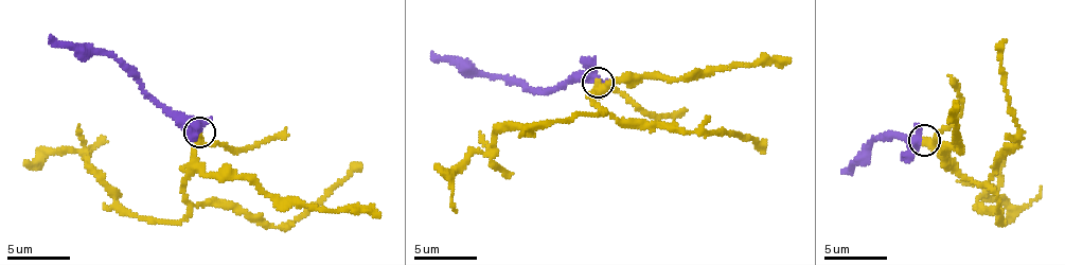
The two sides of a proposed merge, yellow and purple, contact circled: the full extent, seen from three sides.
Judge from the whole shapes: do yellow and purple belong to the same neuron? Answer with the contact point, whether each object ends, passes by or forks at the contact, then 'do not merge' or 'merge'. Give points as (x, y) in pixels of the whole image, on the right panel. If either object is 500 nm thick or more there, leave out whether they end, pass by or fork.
at (924, 140); yellow passes by; purple forks there; merge

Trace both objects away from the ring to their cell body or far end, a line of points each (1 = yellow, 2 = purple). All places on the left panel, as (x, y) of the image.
1: (200, 133), (185, 180), (188, 211), (177, 222), (132, 216), (81, 149), (42, 158), (40, 166), (45, 157)
2: (200, 133), (145, 95), (116, 57), (78, 52), (51, 35)

